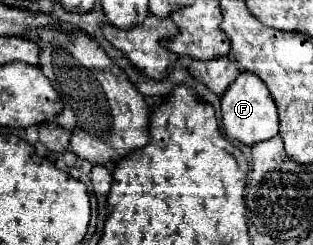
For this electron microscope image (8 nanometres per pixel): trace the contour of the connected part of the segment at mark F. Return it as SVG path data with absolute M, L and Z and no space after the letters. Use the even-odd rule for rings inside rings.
M242 72L224 92L222 96L222 124L224 132L246 146L254 146L258 142L270 140L278 136L278 112L276 104L264 86L264 82L258 76L252 76L252 72Z

